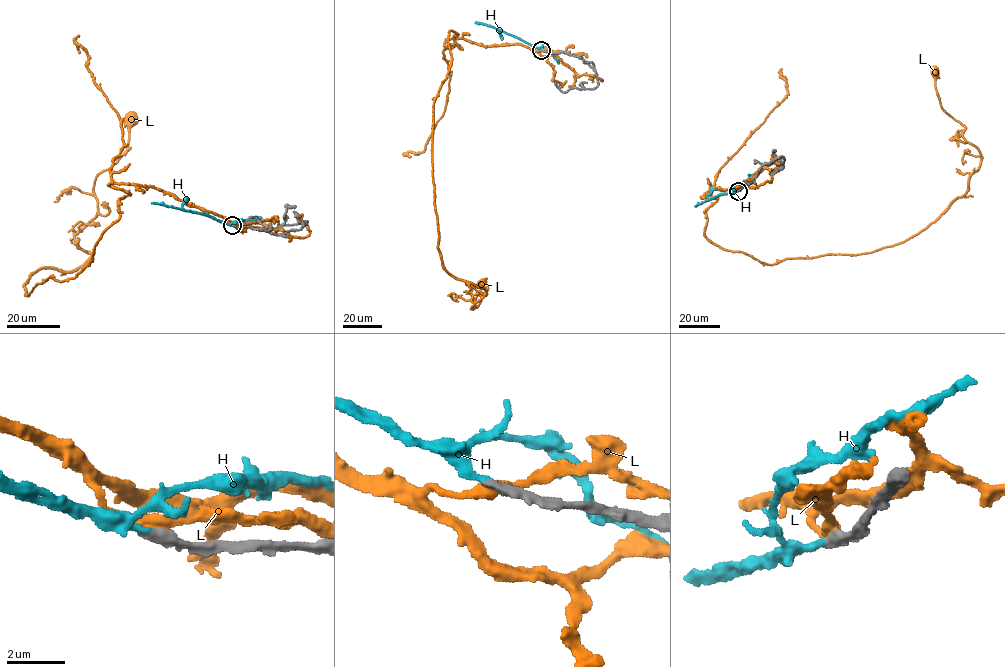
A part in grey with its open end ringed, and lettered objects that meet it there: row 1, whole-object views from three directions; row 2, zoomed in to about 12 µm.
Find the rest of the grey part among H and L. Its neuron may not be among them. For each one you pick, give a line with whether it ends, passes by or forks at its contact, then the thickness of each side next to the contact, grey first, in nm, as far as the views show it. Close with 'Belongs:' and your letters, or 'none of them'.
H: it ends | 400/200 nm
Belongs: H

